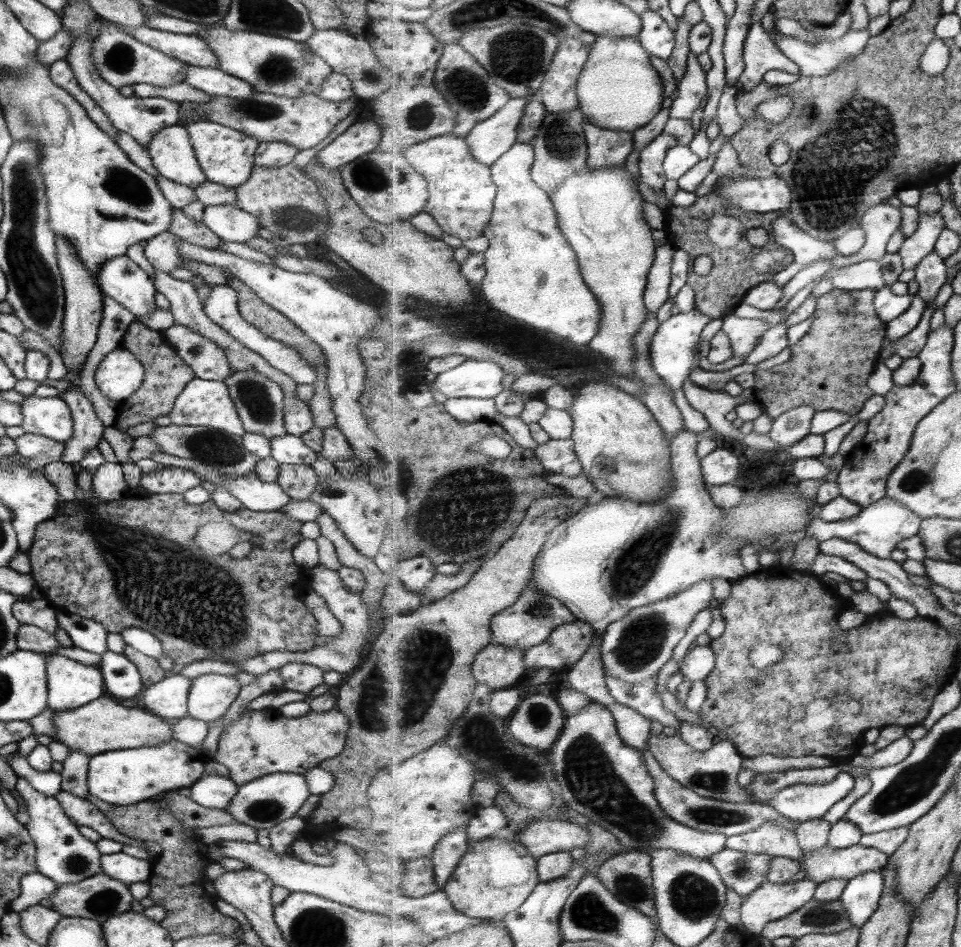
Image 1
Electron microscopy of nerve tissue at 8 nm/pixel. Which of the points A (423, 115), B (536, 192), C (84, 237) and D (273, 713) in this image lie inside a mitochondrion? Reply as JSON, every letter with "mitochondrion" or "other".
{"A":"mitochondrion","B":"other","C":"other","D":"other"}

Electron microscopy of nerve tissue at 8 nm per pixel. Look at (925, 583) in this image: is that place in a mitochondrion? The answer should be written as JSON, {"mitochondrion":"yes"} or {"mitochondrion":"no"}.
{"mitochondrion":"no"}

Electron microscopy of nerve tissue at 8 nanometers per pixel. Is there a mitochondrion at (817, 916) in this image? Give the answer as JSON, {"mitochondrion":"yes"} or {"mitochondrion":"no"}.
{"mitochondrion":"yes"}

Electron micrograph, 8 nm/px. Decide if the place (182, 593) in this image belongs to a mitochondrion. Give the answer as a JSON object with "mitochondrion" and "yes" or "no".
{"mitochondrion":"yes"}

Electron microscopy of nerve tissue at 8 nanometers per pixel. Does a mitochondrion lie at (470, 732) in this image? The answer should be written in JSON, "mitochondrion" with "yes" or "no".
{"mitochondrion":"yes"}

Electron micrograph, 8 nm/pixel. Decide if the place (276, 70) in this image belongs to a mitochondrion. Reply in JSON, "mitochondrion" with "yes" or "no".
{"mitochondrion":"yes"}

